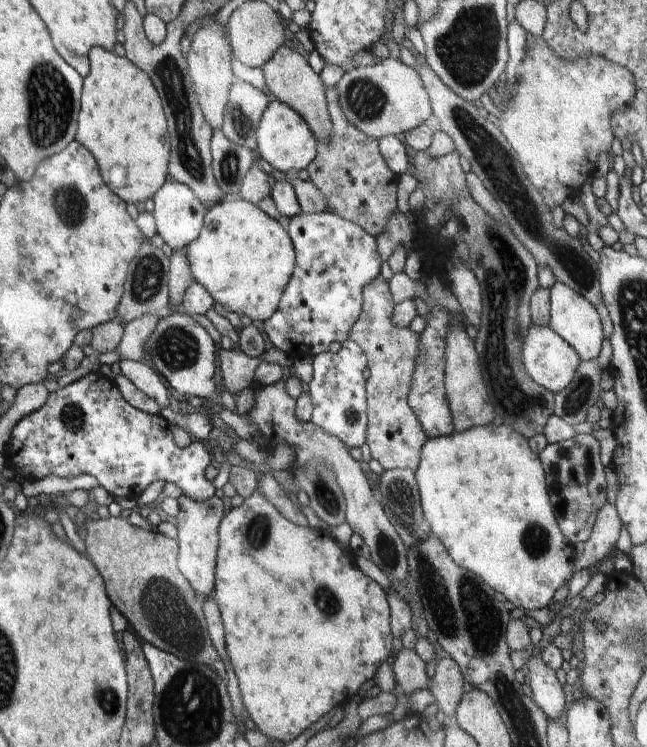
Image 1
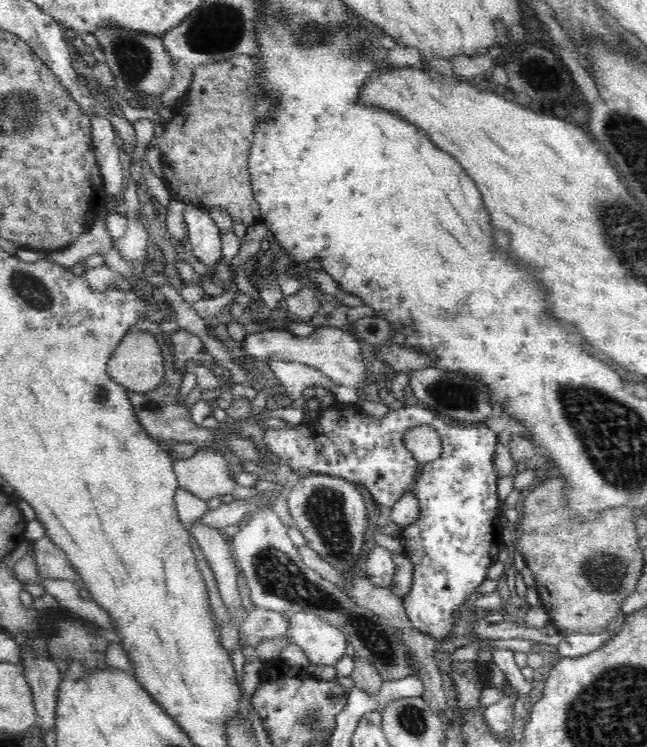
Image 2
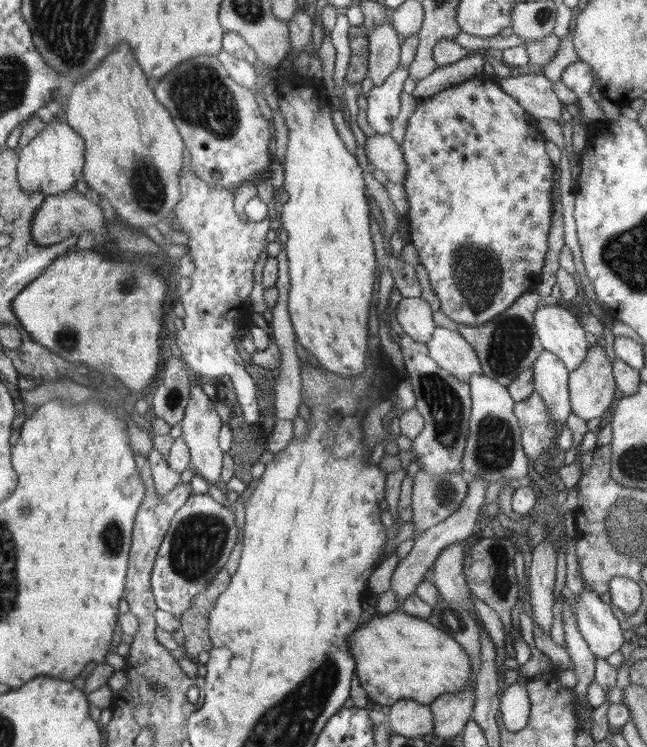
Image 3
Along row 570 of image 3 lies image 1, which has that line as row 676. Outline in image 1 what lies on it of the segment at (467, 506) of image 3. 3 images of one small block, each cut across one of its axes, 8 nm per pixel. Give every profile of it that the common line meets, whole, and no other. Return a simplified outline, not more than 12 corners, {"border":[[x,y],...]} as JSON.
{"border":[[403,648],[391,667],[398,704],[394,722],[414,714],[406,696],[429,688],[423,658]]}

